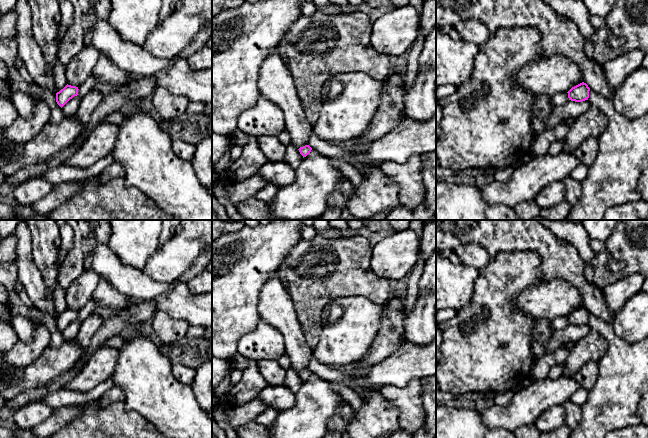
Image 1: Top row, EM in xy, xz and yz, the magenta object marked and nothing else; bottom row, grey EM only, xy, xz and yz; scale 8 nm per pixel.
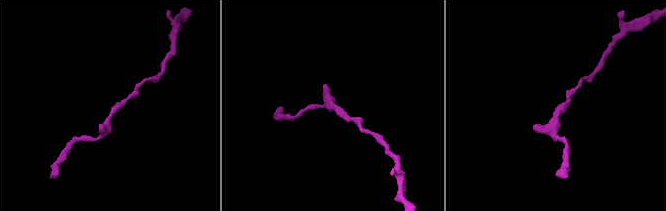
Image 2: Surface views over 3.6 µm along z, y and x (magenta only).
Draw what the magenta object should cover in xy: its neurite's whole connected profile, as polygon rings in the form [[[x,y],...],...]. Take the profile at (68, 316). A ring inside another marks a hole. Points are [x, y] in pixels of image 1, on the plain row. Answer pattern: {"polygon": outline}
{"polygon": [[[66,309],[56,317],[56,326],[62,332],[70,323],[78,319],[78,311]]]}

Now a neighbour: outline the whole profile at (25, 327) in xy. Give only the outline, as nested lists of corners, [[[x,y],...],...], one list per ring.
[[[22,315],[13,316],[11,323],[19,337],[19,340],[23,342],[31,341],[35,329],[43,325],[42,323],[34,322],[32,319]]]

